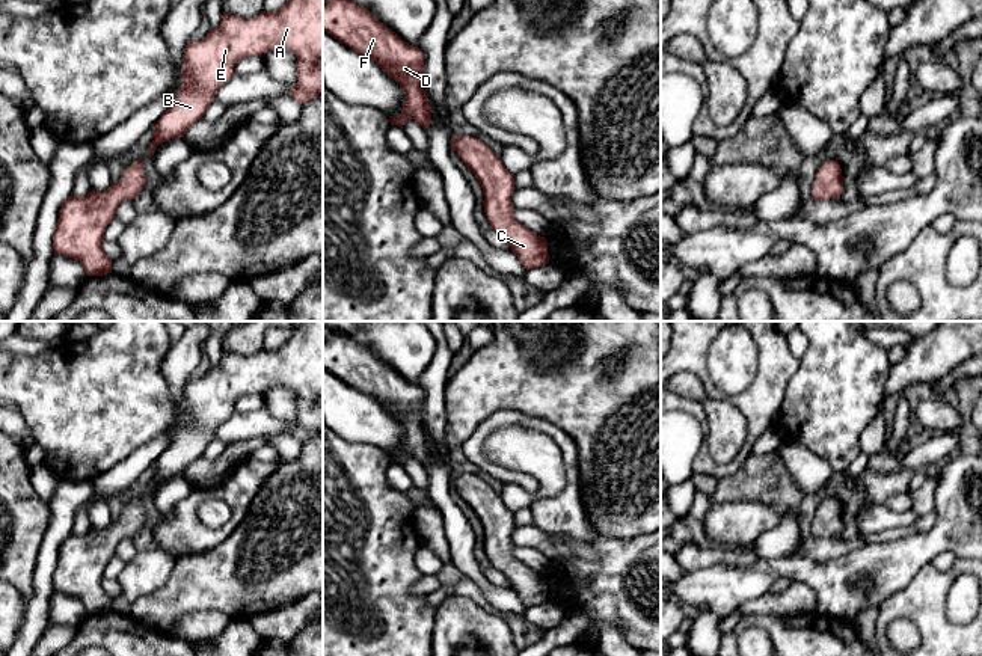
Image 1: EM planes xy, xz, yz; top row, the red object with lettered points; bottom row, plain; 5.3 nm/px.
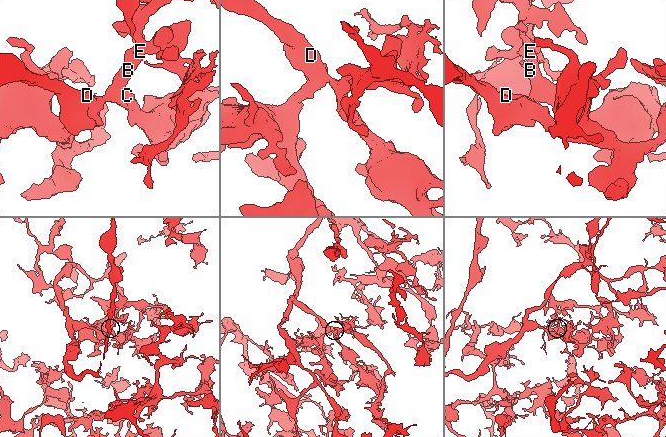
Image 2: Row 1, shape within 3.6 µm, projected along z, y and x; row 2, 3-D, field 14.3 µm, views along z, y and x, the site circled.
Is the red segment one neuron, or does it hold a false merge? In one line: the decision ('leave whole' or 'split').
leave whole

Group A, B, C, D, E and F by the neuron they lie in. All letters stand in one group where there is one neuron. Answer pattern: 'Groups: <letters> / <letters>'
Groups: A B C D E F

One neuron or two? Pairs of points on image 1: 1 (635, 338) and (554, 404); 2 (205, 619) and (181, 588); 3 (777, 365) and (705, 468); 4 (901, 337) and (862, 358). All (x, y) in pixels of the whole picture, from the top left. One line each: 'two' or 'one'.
1: one
2: two
3: one
4: two

